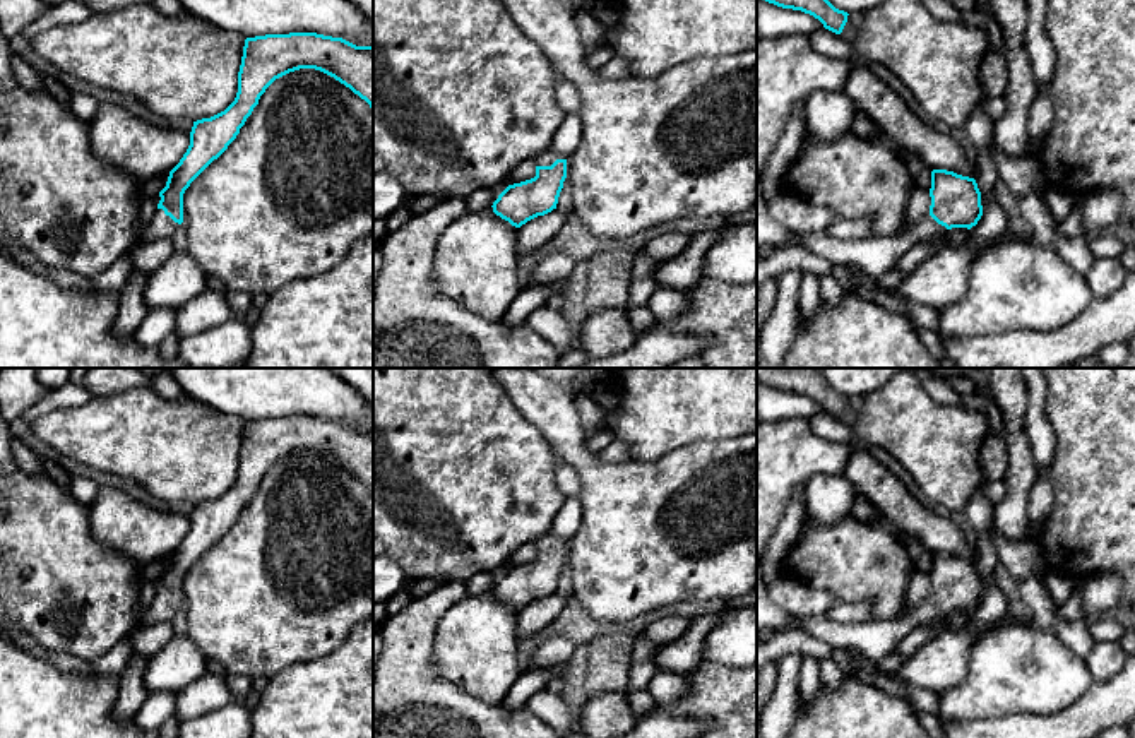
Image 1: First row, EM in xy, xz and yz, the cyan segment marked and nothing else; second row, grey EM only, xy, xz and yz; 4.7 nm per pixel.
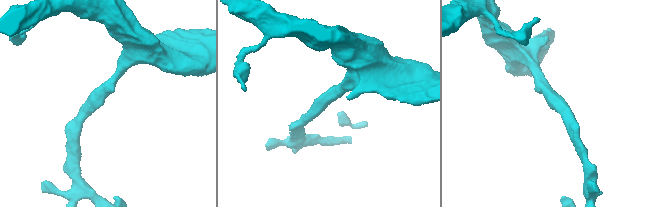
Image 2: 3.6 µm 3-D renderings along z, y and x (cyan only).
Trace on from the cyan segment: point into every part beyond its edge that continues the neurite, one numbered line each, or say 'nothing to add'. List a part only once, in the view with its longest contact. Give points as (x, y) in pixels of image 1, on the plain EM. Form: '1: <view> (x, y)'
1: xz (546, 541)

